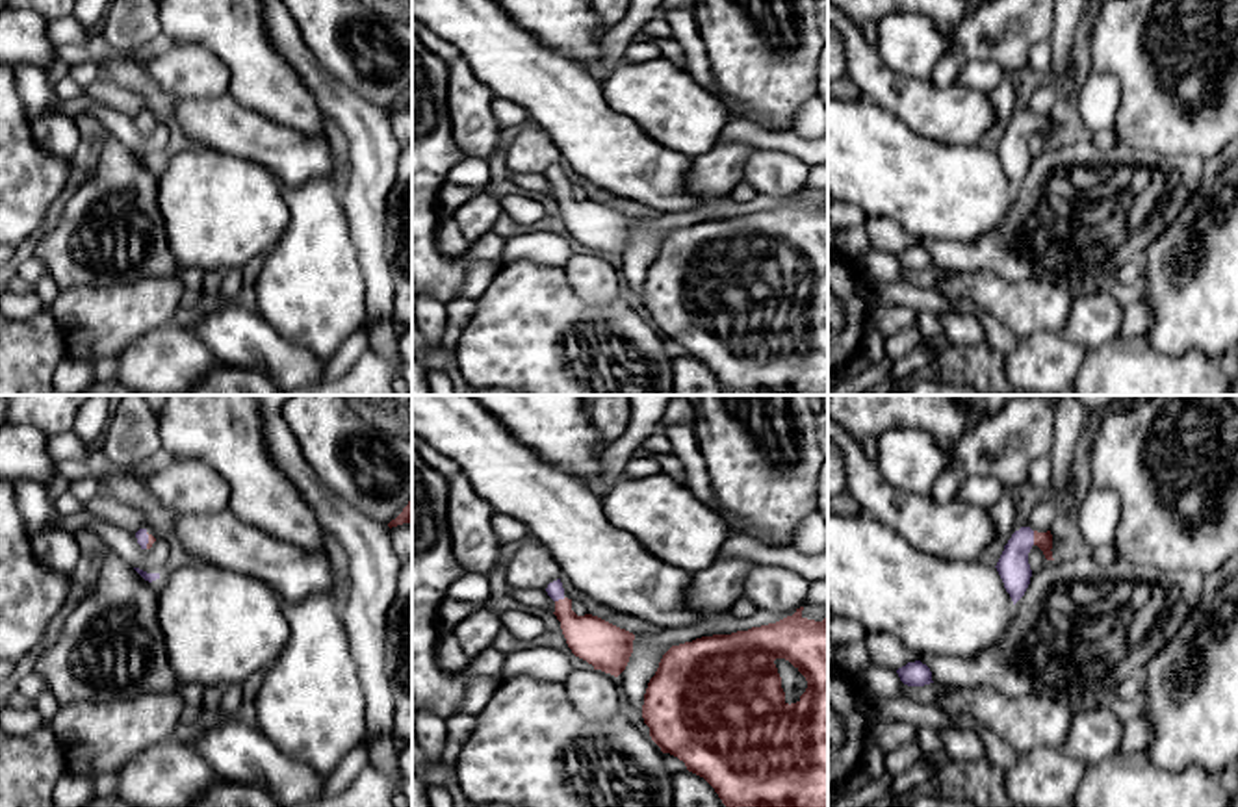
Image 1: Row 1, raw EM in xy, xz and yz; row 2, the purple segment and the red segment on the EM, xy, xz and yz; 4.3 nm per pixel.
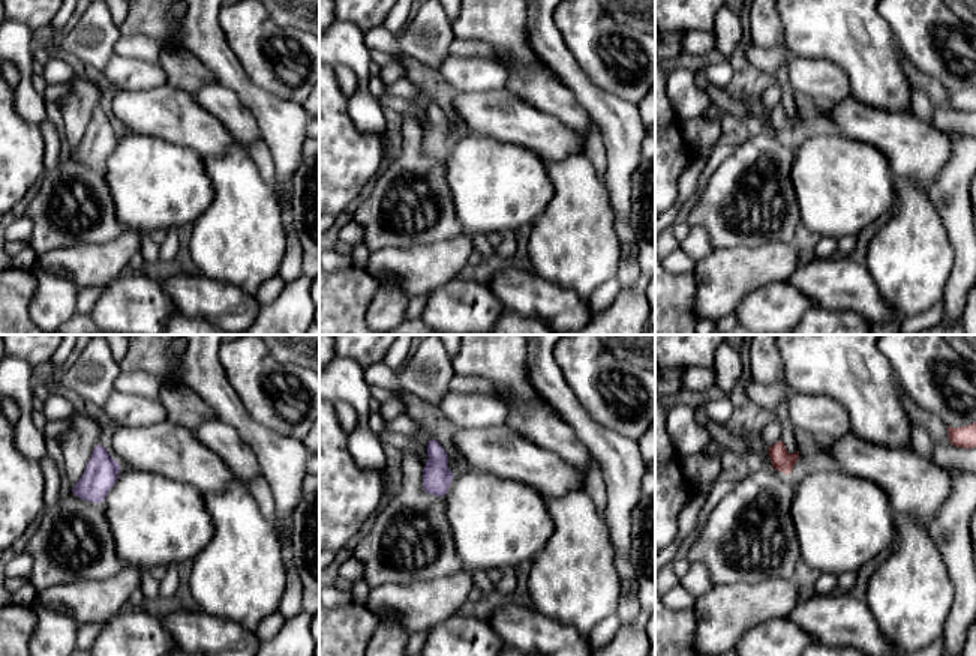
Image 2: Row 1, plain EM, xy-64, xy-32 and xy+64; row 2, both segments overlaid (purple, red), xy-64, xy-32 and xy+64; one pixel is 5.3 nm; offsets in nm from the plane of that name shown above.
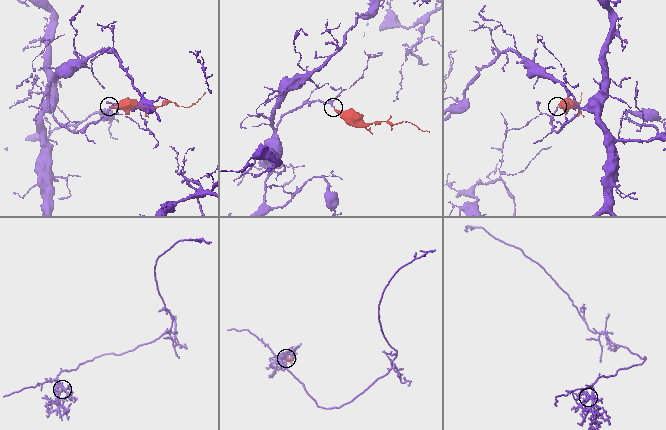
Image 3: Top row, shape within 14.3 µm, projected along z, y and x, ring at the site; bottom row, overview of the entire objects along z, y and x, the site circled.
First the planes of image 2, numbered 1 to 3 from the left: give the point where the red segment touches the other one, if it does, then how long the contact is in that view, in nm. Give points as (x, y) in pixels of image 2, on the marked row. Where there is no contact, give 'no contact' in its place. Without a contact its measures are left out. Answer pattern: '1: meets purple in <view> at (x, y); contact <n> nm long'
1: no contact
2: no contact
3: no contact

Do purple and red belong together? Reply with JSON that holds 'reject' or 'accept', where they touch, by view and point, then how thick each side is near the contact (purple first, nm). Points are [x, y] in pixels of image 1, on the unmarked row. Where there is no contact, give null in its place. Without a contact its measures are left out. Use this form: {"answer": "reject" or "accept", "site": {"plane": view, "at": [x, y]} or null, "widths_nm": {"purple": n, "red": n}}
{"answer": "accept", "site": {"plane": "yz", "at": [1032, 123]}, "widths_nm": {"purple": 140, "red": 80}}

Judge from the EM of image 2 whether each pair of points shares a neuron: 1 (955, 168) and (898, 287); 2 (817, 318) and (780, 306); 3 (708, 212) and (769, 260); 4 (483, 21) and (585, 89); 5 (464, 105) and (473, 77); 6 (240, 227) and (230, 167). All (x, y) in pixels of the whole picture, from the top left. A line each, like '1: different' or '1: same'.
1: different
2: different
3: different
4: different
5: different
6: same

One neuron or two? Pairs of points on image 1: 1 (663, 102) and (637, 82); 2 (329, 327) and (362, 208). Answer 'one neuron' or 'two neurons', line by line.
1: one neuron
2: two neurons

